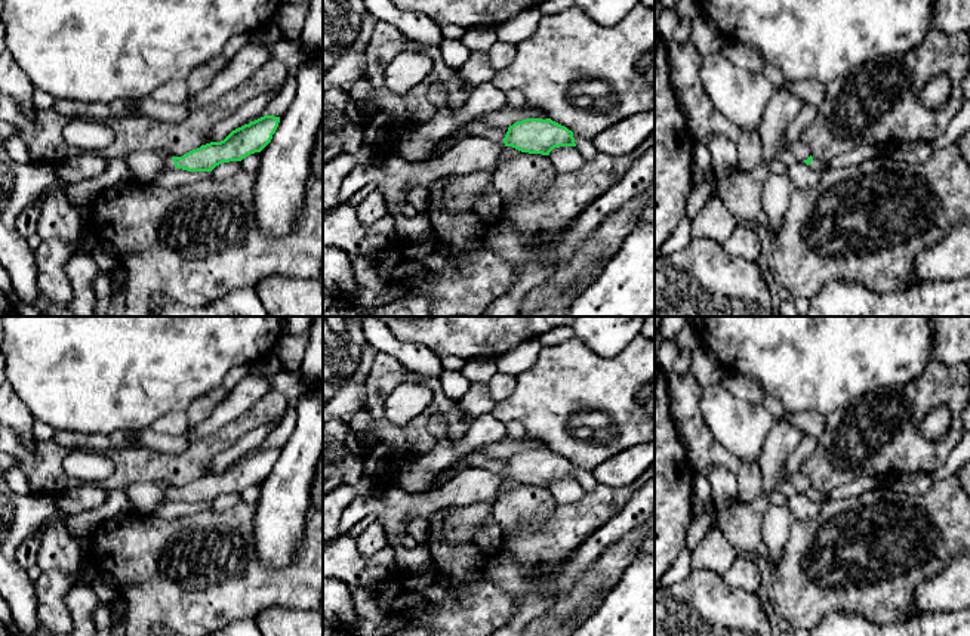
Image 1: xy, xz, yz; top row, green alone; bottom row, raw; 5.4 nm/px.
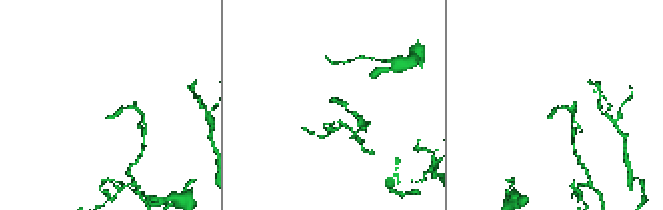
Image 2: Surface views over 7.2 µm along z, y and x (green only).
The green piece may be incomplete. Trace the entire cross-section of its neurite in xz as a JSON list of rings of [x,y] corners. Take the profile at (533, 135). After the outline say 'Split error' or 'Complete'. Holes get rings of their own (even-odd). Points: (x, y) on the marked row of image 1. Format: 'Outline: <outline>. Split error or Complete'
Outline: [[[527,118],[509,126],[502,141],[489,141],[471,135],[453,143],[438,158],[410,163],[395,155],[387,158],[382,167],[373,170],[357,167],[344,177],[339,201],[349,201],[357,191],[372,180],[378,183],[388,212],[397,216],[401,214],[406,204],[409,188],[428,188],[440,176],[495,170],[505,146],[512,146],[521,152],[549,155],[554,148],[576,146],[576,143],[573,132],[551,118]]]. Split error

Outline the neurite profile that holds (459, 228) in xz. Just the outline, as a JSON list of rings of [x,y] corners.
[[[440,176],[428,186],[427,214],[437,235],[452,246],[465,246],[480,235],[483,222],[475,213],[450,213],[444,203],[444,185],[449,176]]]

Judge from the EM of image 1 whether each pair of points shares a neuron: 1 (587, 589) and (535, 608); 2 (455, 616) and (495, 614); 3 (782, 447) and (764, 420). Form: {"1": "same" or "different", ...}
{"1": "different", "2": "same", "3": "different"}

